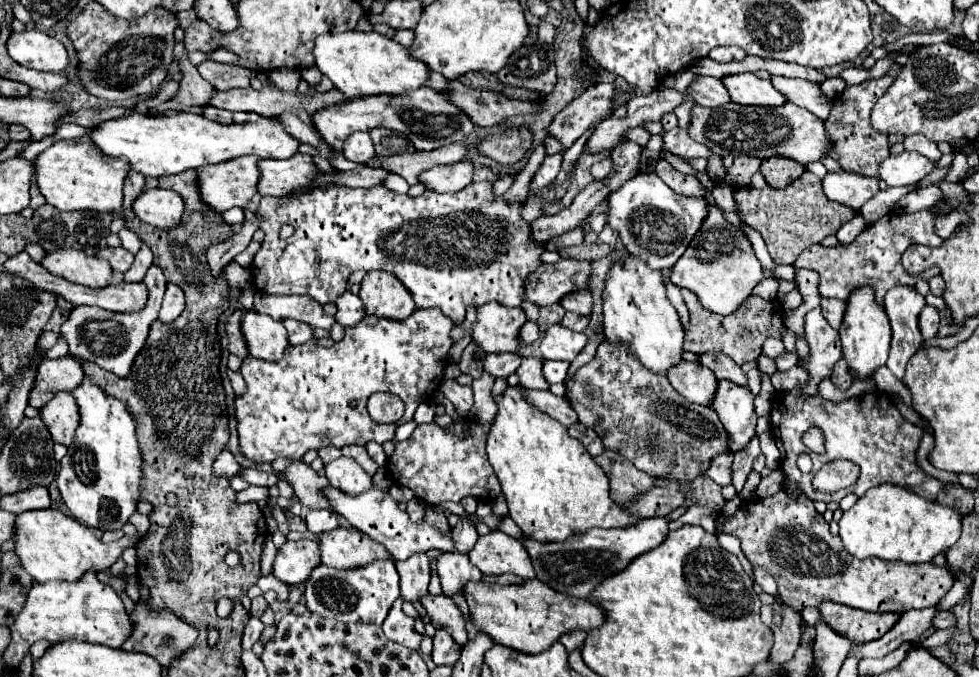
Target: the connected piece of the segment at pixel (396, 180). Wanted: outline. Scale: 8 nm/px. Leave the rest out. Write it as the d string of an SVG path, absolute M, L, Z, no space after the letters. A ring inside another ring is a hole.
M389 174L389 176L383 180L383 186L385 186L387 190L393 190L395 194L407 194L407 190L409 190L409 184L407 184L401 176L397 176L397 174Z

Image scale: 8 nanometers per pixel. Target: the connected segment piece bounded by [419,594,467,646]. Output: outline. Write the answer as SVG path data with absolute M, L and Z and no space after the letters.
M427 594L419 602L427 610L427 616L431 618L431 624L435 628L443 628L445 632L449 632L449 636L459 646L467 644L465 618L463 618L463 614L459 612L459 608L453 604L453 600L449 596L445 596L445 594L441 594L441 596Z

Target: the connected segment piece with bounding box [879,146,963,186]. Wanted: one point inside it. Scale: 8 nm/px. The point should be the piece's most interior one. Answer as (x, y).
(907, 168)

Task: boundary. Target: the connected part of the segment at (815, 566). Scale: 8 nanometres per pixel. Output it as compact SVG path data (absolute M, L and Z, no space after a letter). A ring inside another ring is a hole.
M785 490L759 500L749 500L737 508L737 512L725 518L721 532L733 534L741 540L741 550L751 566L761 566L767 570L779 586L779 596L787 606L801 612L805 606L819 606L823 600L831 600L837 604L845 604L851 608L859 608L865 612L903 612L903 610L917 610L917 608L931 608L935 606L947 590L953 586L953 576L947 568L927 564L905 564L905 562L889 562L881 558L853 558L845 552L843 542L839 536L831 536L829 524L825 518L815 510L813 502L801 492L797 498L789 498Z

